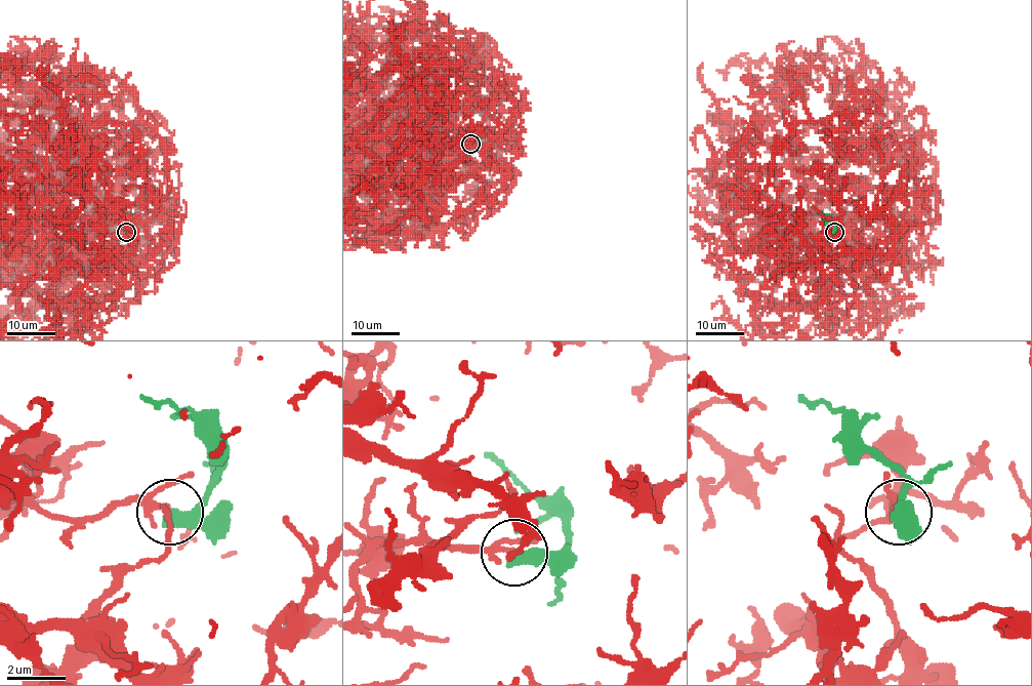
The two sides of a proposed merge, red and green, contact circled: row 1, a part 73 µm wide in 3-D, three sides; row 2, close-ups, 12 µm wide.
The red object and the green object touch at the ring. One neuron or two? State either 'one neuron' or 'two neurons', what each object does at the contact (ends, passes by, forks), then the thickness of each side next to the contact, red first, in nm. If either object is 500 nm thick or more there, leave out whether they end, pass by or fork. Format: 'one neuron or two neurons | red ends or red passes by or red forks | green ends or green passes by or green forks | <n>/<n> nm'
one neuron | red forks | green passes by | 140/360 nm

